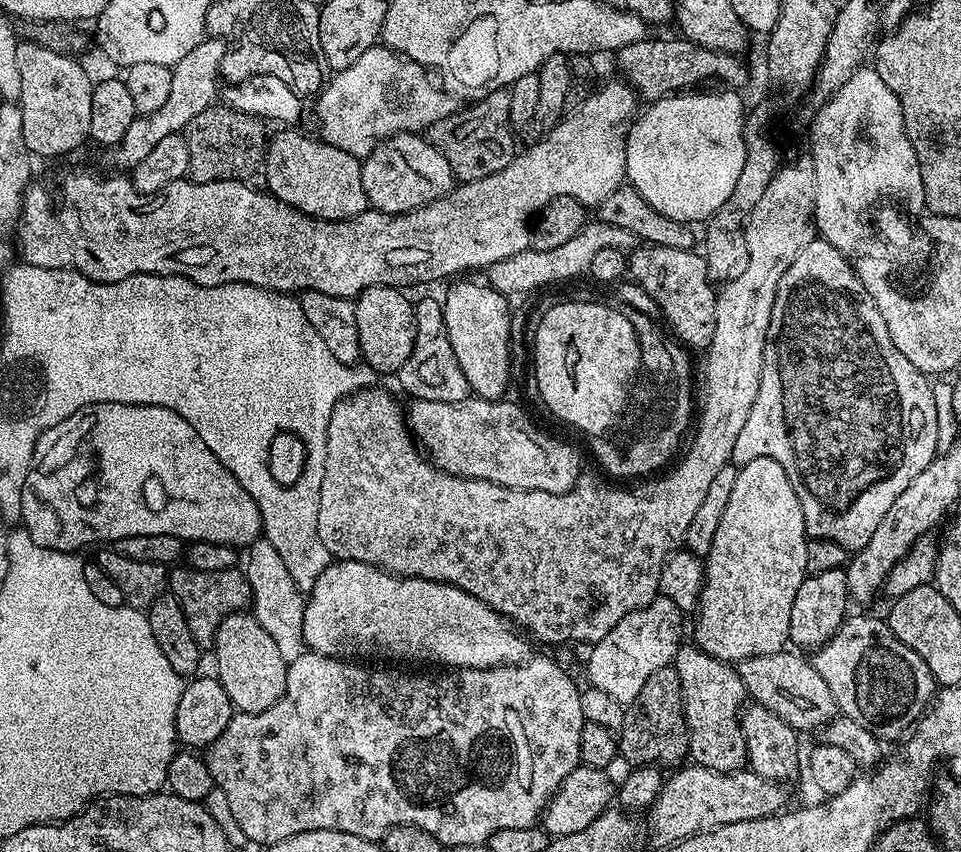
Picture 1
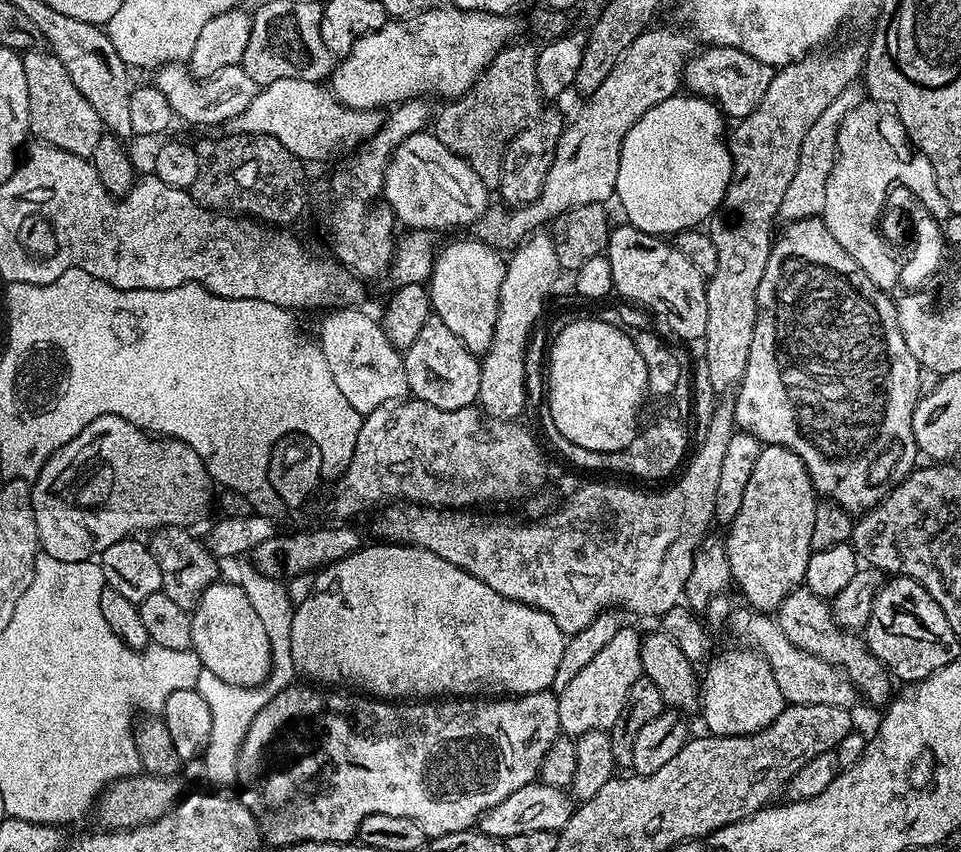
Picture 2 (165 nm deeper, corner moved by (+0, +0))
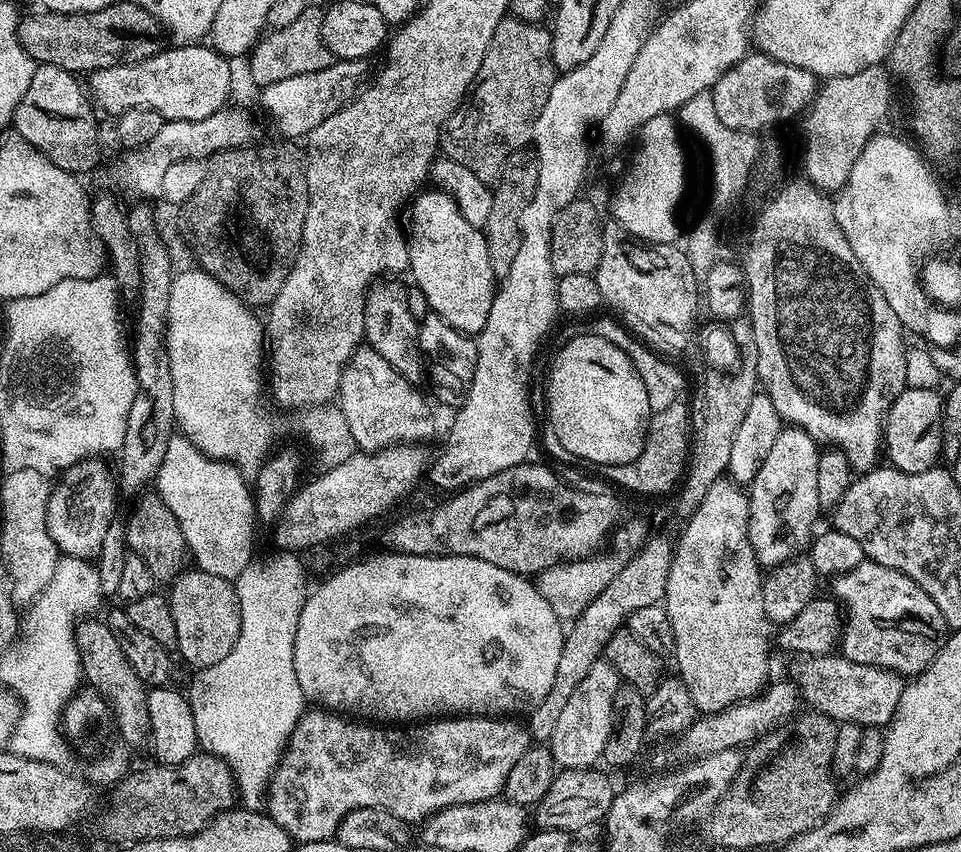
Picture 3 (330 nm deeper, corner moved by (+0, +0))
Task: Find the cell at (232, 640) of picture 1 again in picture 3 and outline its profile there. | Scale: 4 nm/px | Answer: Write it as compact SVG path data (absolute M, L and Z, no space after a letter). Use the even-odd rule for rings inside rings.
M192 566L181 571L170 587L168 605L174 614L174 630L178 630L175 651L196 670L220 662L234 649L239 634L240 608L235 583Z

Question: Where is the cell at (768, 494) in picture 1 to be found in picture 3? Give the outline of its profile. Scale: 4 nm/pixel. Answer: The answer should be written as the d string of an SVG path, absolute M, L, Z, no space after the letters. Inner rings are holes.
M795 426L781 427L774 447L766 453L762 467L748 492L750 522L748 533L756 559L764 566L775 566L803 553L813 539L816 515L822 512L818 502L818 441L806 430Z

